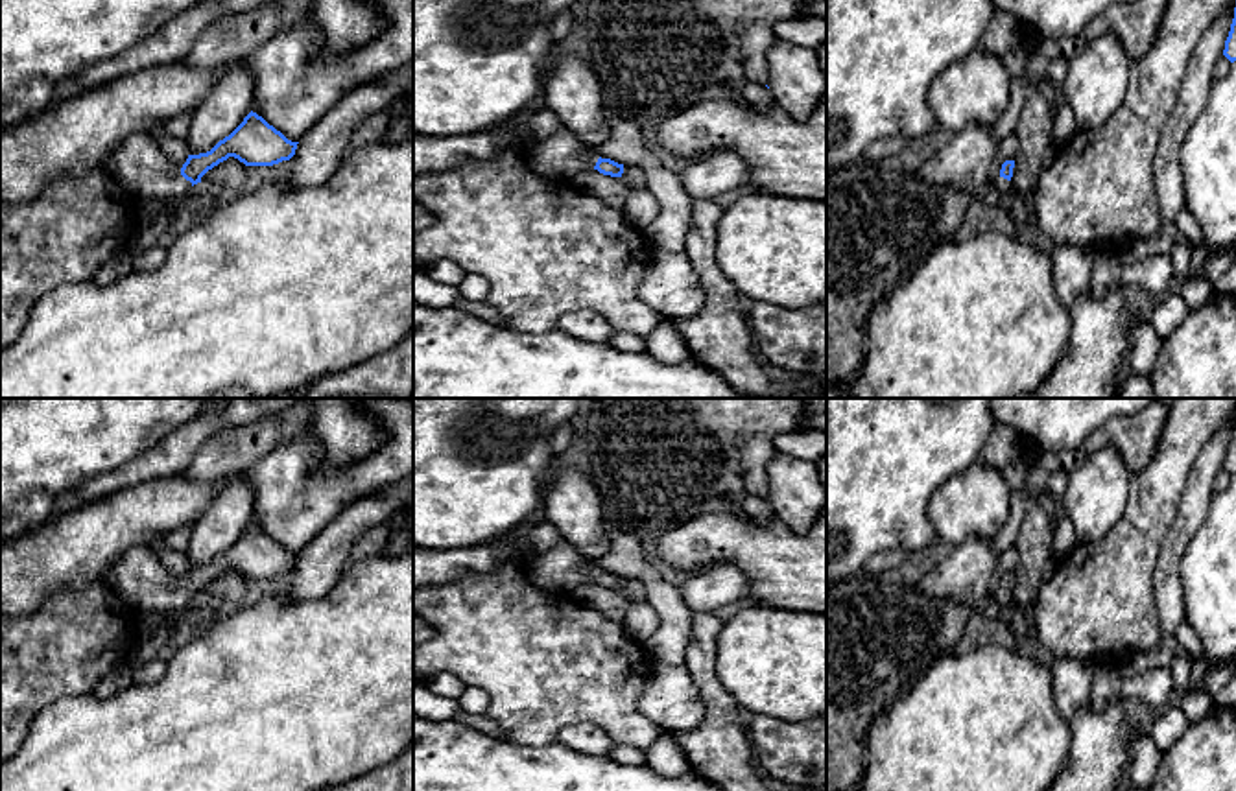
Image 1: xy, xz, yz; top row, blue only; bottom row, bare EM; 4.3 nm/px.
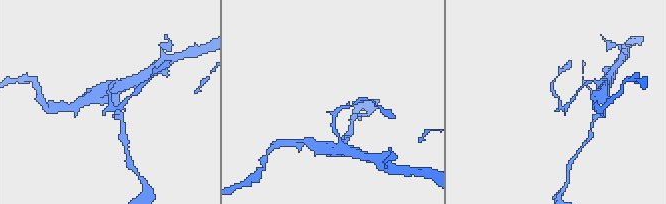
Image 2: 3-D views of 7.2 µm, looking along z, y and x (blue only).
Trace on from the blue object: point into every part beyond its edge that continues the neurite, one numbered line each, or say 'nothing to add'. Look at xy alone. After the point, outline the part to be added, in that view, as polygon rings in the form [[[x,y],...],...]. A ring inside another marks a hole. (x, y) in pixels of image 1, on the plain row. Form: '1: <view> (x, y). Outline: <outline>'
1: xy (139, 578). Outline: [[[148,546],[129,548],[107,572],[107,583],[133,614],[151,612],[160,620],[149,640],[135,643],[127,660],[133,669],[157,658],[172,636],[173,621],[196,608],[192,596],[181,588],[181,581],[166,572]]]

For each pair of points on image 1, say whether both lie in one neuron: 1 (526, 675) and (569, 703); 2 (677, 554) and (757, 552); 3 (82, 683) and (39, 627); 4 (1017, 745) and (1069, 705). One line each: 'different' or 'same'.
1: same
2: same
3: same
4: different

